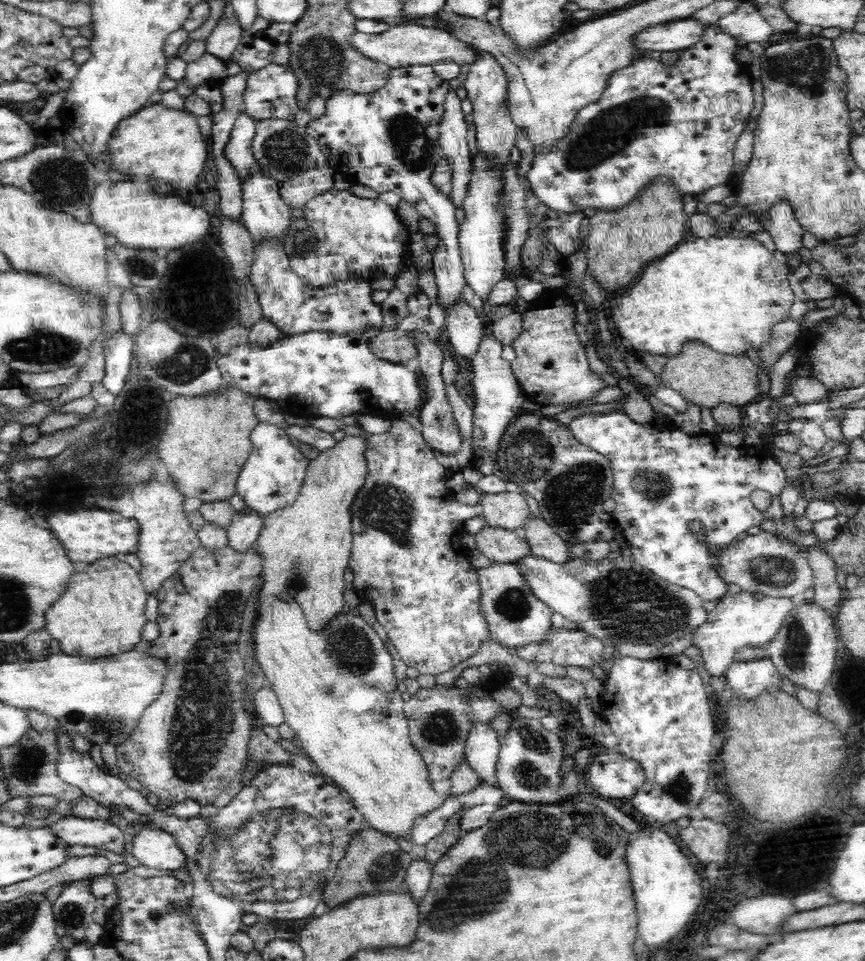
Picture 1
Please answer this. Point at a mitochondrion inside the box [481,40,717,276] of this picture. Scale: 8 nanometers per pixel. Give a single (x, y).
(607, 133)

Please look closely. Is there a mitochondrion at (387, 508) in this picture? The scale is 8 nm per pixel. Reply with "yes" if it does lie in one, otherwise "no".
yes

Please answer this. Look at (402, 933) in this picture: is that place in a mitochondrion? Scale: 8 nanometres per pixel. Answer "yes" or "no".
no

